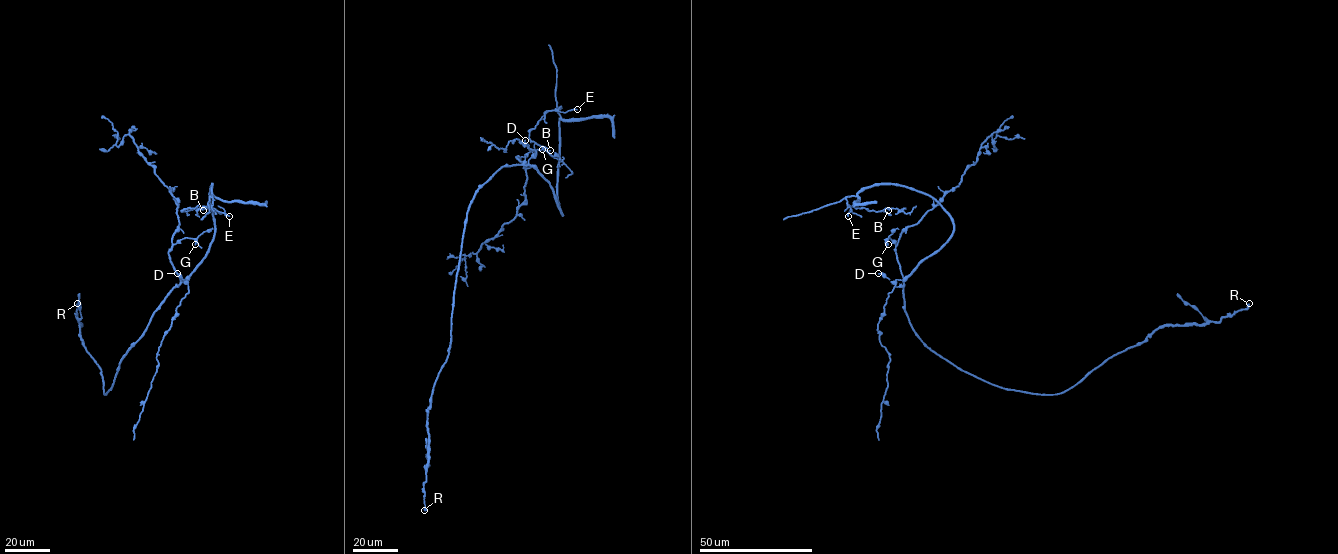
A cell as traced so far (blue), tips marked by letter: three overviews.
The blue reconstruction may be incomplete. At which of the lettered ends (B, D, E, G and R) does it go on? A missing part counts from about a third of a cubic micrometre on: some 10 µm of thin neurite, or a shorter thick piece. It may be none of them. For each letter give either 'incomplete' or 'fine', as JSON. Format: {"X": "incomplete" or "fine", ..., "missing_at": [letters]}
{"B": "fine", "D": "fine", "E": "fine", "G": "fine", "R": "fine", "missing_at": []}

